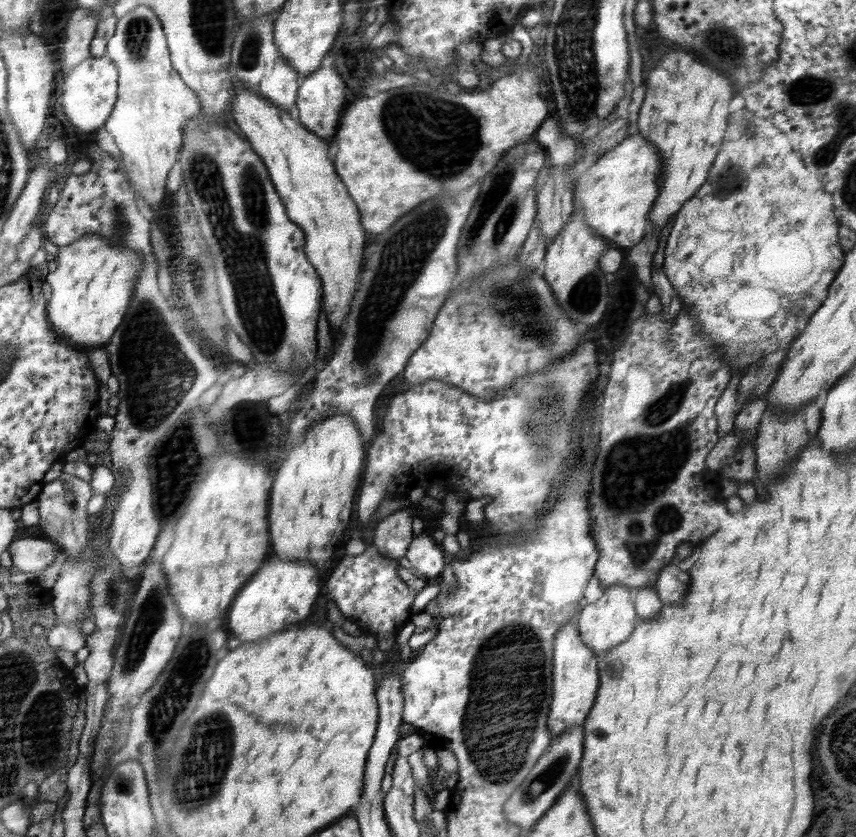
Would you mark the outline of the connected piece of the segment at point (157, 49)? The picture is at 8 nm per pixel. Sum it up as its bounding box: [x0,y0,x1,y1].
[105,6,202,214]

